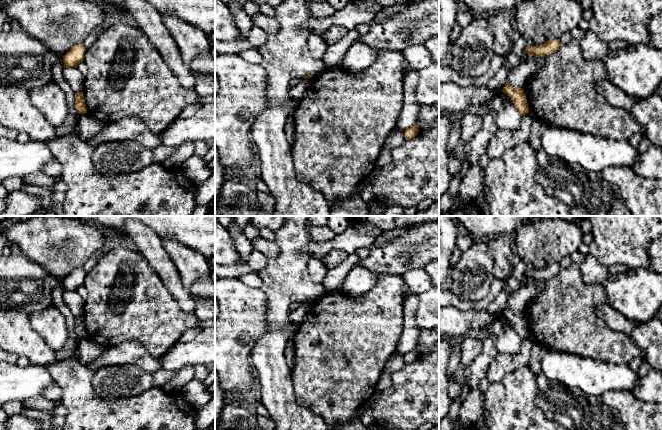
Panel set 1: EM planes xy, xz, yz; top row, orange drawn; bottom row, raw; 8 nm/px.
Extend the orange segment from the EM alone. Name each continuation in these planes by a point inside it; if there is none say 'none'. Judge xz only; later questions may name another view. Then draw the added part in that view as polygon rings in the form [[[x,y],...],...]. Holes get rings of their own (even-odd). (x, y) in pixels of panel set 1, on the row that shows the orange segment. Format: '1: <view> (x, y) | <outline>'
none

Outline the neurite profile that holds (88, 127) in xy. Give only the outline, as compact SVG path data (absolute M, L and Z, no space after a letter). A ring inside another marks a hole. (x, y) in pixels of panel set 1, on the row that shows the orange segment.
M87 113L82 114L78 119L78 136L85 142L93 138L97 133L106 127L107 123L92 118Z

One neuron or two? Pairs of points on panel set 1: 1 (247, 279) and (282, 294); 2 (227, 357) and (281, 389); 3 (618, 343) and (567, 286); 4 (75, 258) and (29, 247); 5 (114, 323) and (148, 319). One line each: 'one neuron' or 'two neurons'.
1: two neurons
2: two neurons
3: one neuron
4: one neuron
5: one neuron

